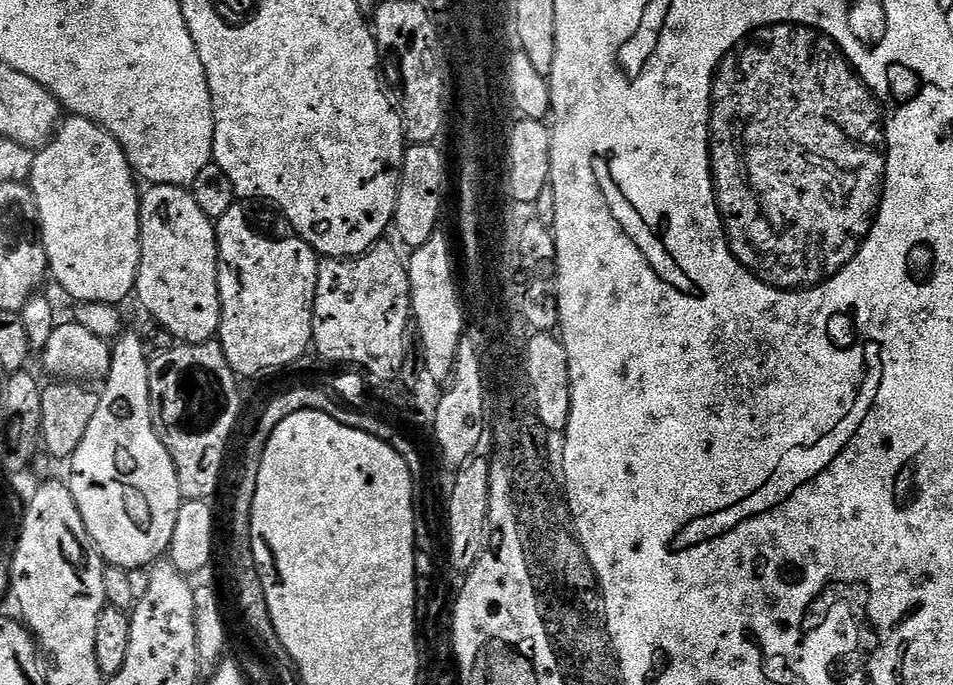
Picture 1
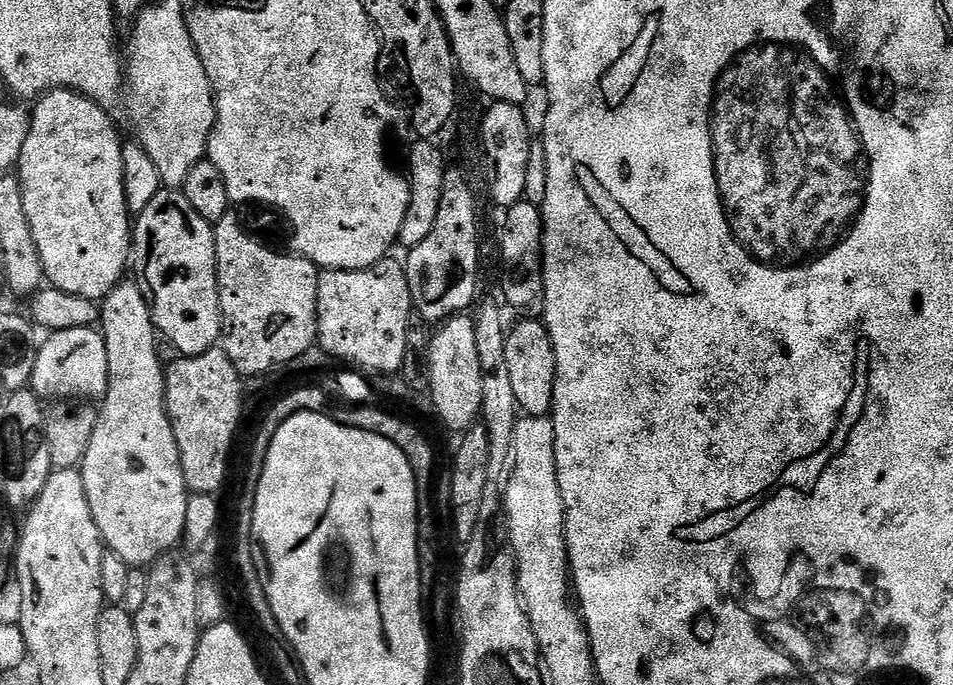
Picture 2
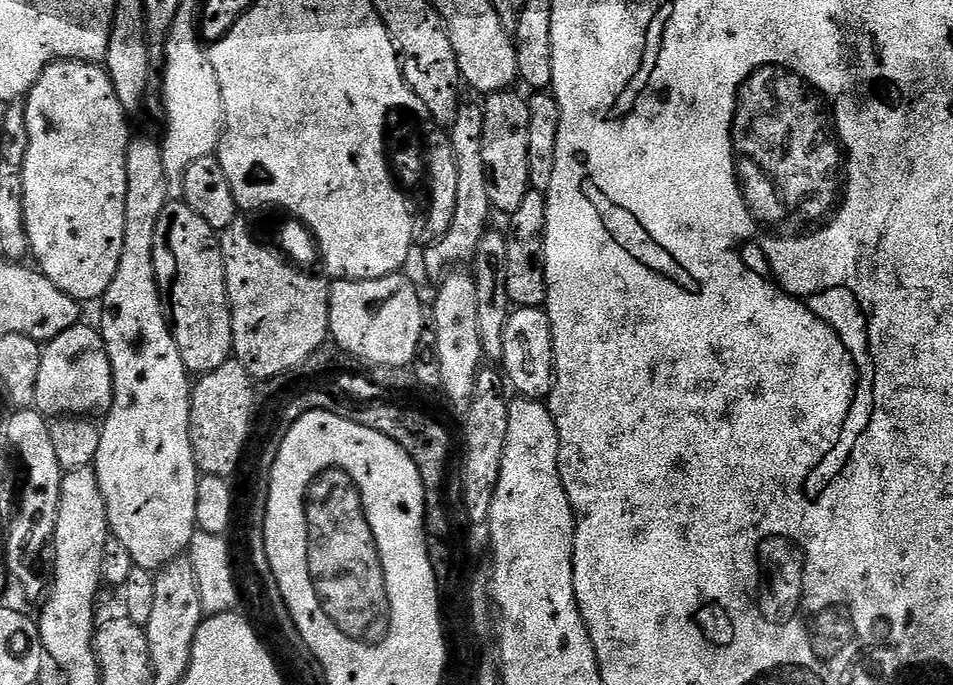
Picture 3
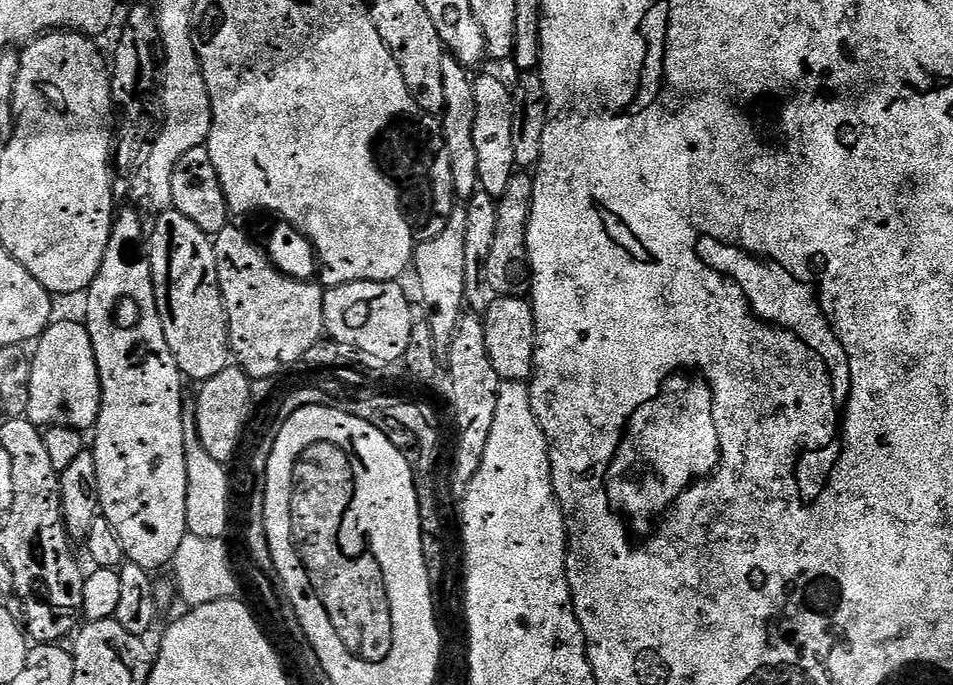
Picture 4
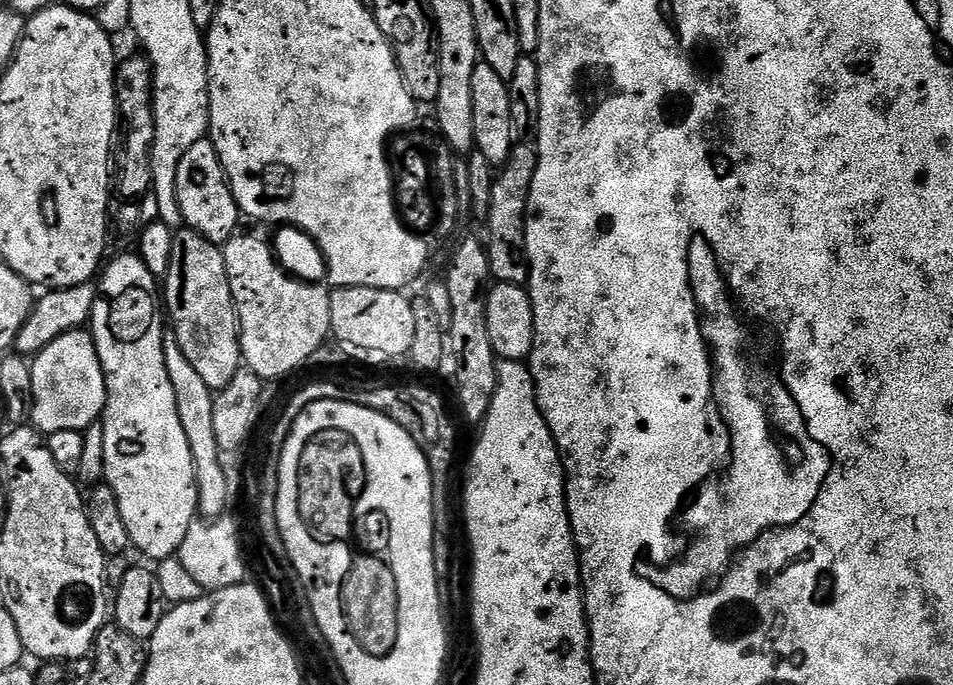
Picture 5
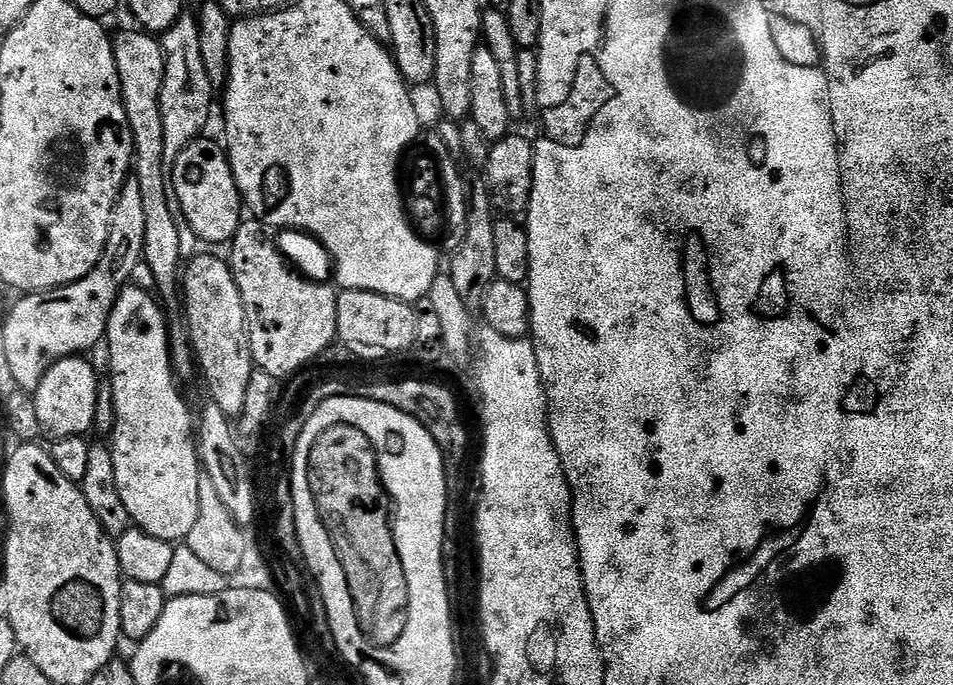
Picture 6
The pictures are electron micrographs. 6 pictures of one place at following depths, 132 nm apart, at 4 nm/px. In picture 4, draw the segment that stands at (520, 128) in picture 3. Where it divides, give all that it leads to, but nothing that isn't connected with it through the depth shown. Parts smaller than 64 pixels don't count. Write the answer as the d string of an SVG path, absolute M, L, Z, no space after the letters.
M476 76L474 80L474 150L478 150L480 188L494 197L501 197L518 169L516 167L516 106L514 92L496 76Z

